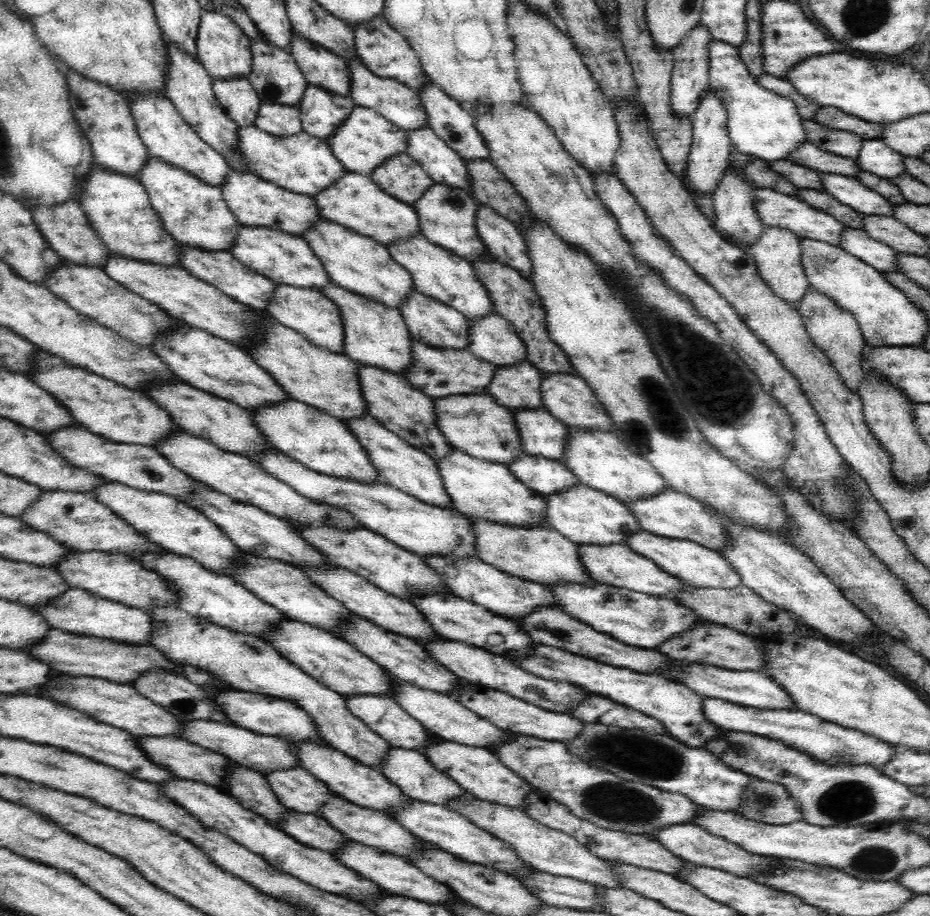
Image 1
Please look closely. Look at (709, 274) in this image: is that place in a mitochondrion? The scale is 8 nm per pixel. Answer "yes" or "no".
no

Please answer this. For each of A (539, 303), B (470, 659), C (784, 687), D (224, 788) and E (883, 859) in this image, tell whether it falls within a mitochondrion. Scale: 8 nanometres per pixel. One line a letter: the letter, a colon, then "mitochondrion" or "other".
A: other
B: other
C: other
D: other
E: mitochondrion

